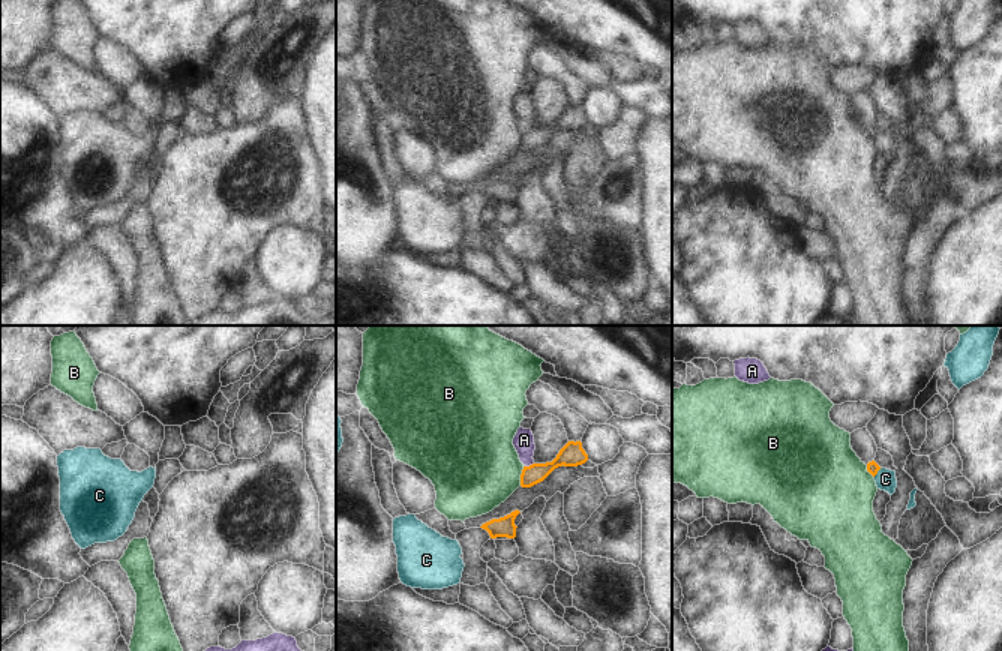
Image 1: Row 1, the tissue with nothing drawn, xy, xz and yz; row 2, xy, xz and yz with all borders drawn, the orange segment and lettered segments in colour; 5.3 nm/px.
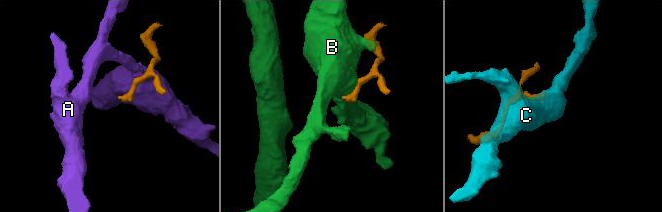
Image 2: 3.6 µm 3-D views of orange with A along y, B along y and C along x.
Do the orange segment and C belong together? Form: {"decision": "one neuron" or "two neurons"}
{"decision": "two neurons"}

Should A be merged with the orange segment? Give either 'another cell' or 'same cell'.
another cell

